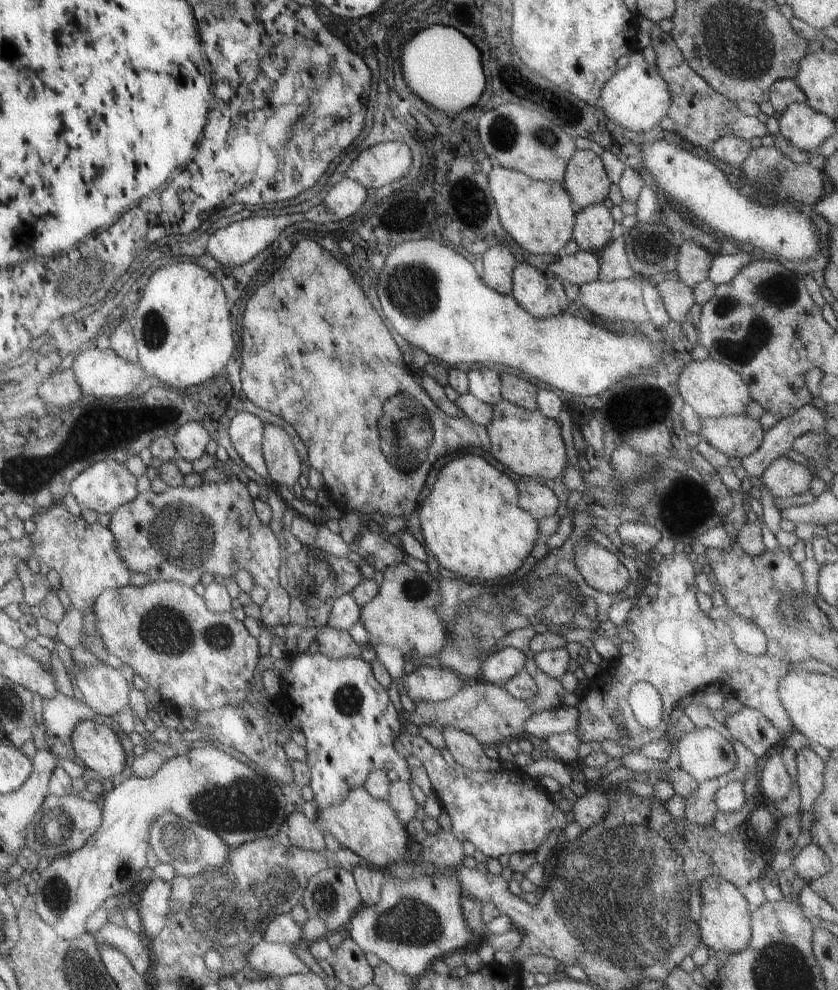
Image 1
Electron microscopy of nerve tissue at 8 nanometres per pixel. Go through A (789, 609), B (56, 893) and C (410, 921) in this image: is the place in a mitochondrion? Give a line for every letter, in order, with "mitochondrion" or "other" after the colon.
A: mitochondrion
B: mitochondrion
C: mitochondrion

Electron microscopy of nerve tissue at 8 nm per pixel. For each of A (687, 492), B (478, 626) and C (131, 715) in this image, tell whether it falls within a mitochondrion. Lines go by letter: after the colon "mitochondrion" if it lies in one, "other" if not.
A: other
B: mitochondrion
C: other

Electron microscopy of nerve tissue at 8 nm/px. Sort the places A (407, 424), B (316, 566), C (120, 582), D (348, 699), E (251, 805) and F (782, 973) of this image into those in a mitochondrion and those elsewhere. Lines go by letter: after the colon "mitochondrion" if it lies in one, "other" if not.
A: mitochondrion
B: mitochondrion
C: other
D: mitochondrion
E: mitochondrion
F: mitochondrion

